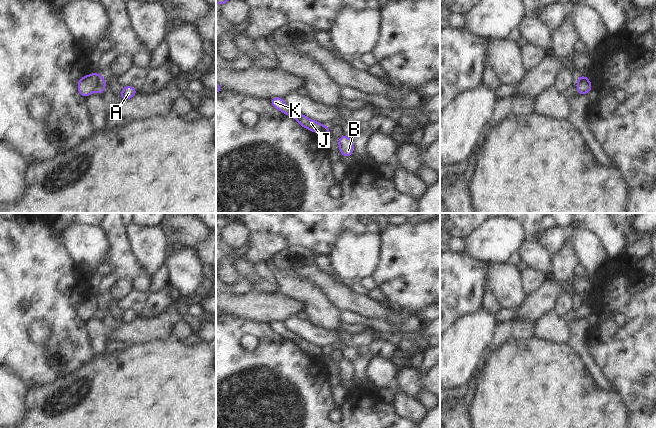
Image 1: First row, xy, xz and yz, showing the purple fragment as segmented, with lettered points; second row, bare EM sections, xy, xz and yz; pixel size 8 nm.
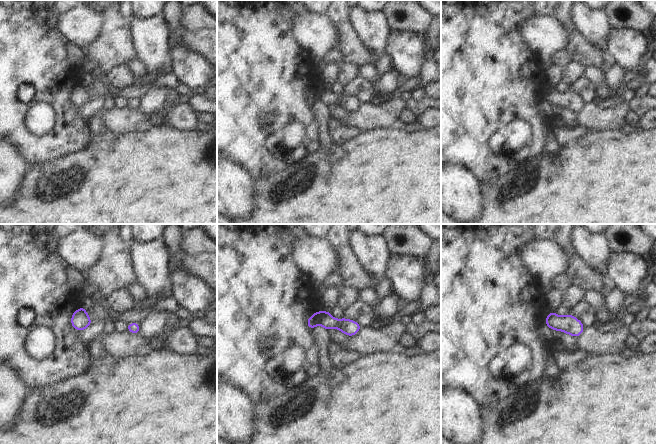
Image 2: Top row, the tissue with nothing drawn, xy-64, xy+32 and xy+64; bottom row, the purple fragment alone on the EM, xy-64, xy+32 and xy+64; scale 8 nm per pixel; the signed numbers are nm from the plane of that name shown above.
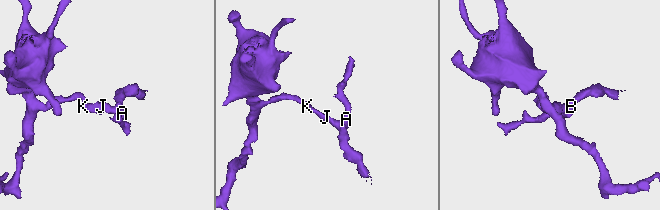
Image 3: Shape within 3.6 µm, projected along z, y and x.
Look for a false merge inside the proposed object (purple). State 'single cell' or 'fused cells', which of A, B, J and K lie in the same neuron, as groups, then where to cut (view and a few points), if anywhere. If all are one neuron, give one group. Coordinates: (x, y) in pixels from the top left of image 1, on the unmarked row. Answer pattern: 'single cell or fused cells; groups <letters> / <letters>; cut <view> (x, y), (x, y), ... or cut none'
fused cells; groups A B / J K; cut xy (102, 301), (94, 313)

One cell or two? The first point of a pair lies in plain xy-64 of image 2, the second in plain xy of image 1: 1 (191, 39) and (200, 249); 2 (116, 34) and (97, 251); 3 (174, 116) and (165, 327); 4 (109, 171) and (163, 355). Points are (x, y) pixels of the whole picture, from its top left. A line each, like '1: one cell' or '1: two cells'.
1: one cell
2: two cells
3: two cells
4: one cell

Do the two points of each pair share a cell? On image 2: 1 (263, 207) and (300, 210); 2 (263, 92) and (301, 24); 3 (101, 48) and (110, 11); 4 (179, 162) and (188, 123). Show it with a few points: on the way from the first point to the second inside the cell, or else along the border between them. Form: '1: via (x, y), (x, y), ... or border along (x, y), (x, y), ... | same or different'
1: via (272, 207), (291, 207) | same
2: border along (302, 14), (294, 21), (294, 36), (310, 54) | different
3: via (110, 39), (110, 20) | same
4: border along (165, 123), (183, 131), (196, 131) | different

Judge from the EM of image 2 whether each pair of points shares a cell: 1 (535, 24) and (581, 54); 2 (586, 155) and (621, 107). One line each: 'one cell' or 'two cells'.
1: two cells
2: two cells

